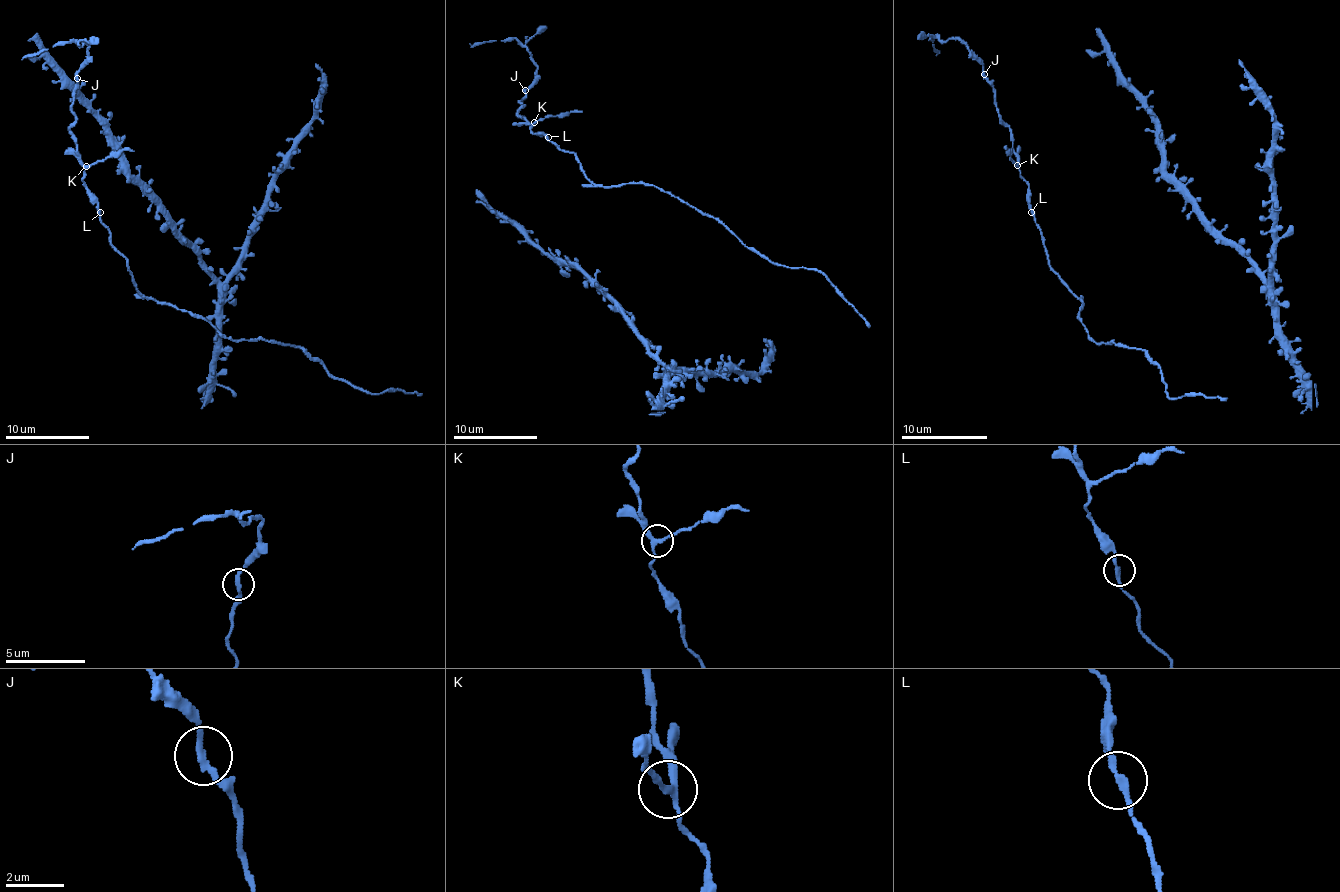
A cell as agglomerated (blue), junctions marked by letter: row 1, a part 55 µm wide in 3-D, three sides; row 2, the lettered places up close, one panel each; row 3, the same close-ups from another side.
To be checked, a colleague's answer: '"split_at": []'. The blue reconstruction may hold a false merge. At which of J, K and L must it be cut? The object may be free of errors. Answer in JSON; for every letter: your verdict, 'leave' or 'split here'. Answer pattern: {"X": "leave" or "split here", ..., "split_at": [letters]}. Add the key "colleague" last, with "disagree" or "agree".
{"J": "leave", "K": "split here", "L": "leave", "split_at": ["K"], "colleague": "disagree"}

